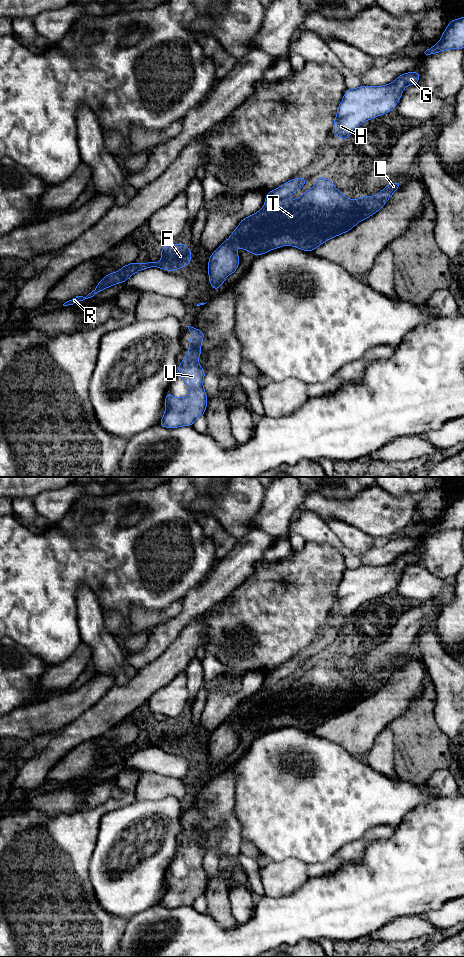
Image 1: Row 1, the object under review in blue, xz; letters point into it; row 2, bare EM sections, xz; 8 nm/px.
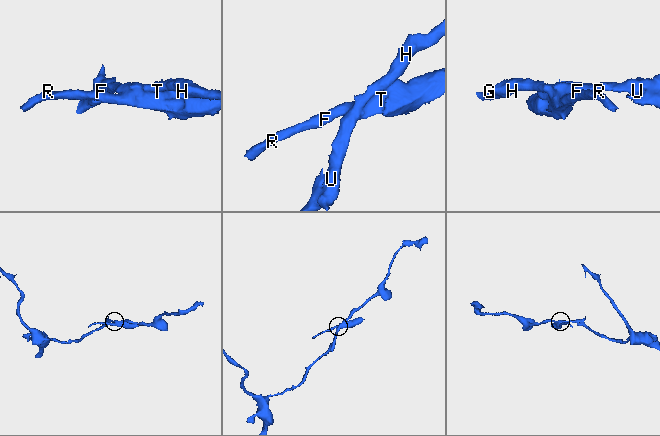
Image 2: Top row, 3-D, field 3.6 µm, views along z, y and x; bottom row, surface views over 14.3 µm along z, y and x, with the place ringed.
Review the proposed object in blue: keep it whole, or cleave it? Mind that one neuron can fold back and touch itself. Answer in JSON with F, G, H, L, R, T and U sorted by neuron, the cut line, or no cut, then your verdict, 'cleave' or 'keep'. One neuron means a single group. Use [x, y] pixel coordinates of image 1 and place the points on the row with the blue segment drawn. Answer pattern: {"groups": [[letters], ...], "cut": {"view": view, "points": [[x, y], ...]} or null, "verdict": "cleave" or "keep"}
{"groups": [["F", "L", "R", "T"], ["G", "H", "U"]], "cut": {"view": "xz", "points": [[287, 197], [263, 208], [245, 223], [239, 225]]}, "verdict": "cleave"}

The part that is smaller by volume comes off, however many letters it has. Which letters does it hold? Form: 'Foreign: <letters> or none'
Foreign: F, L, R, T

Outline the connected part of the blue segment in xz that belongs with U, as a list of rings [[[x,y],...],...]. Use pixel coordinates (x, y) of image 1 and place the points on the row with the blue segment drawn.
[[[188,326],[193,335],[189,340],[190,349],[177,368],[180,376],[188,386],[188,394],[183,398],[176,398],[171,393],[165,395],[165,413],[158,425],[165,428],[192,427],[195,420],[205,414],[208,398],[203,387],[206,374],[198,362],[201,356],[201,343],[205,337],[198,328]]]

